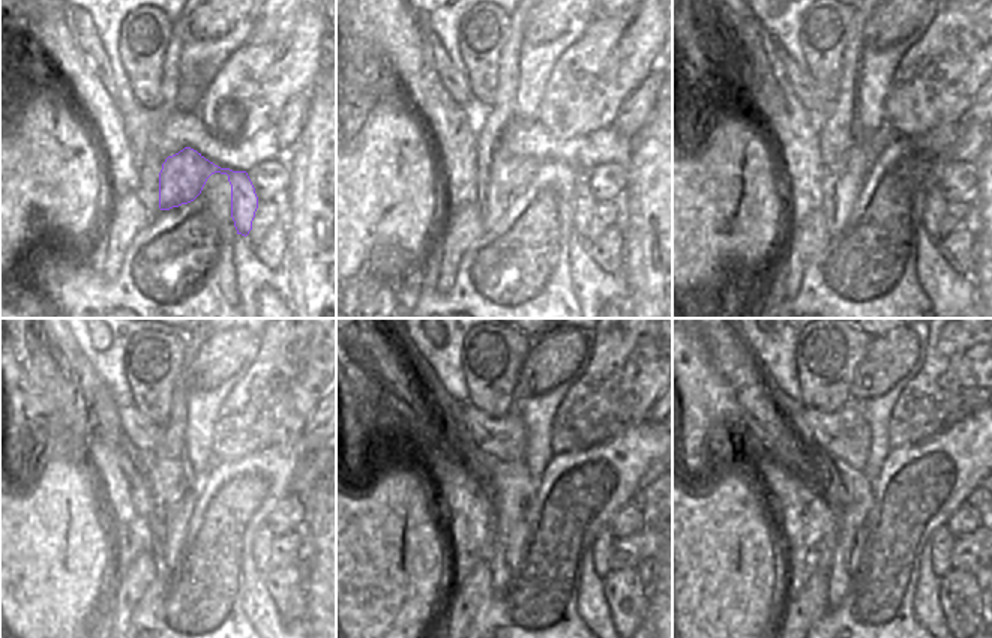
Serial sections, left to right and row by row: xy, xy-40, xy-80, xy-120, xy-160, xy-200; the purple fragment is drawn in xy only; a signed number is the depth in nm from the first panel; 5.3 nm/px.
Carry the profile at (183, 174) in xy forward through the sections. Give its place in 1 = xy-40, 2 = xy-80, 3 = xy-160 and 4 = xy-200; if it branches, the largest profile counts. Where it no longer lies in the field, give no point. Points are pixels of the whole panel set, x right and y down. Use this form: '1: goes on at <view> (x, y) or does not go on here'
1: goes on at xy-40 (584, 203)
2: goes on at xy-80 (935, 204)
3: goes on at xy-160 (602, 547)
4: goes on at xy-200 (943, 541)

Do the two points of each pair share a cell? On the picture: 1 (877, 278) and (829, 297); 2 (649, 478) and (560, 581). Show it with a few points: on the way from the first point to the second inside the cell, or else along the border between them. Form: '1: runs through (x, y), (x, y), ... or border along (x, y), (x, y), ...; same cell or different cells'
1: runs through (865, 287), (856, 296), (841, 297); same cell
2: border along (652, 463), (640, 479), (640, 487), (632, 500); different cells

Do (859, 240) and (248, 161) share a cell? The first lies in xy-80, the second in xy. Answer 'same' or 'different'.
different

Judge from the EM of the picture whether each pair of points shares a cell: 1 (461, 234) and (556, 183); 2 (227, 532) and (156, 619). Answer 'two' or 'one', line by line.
1: two
2: one

